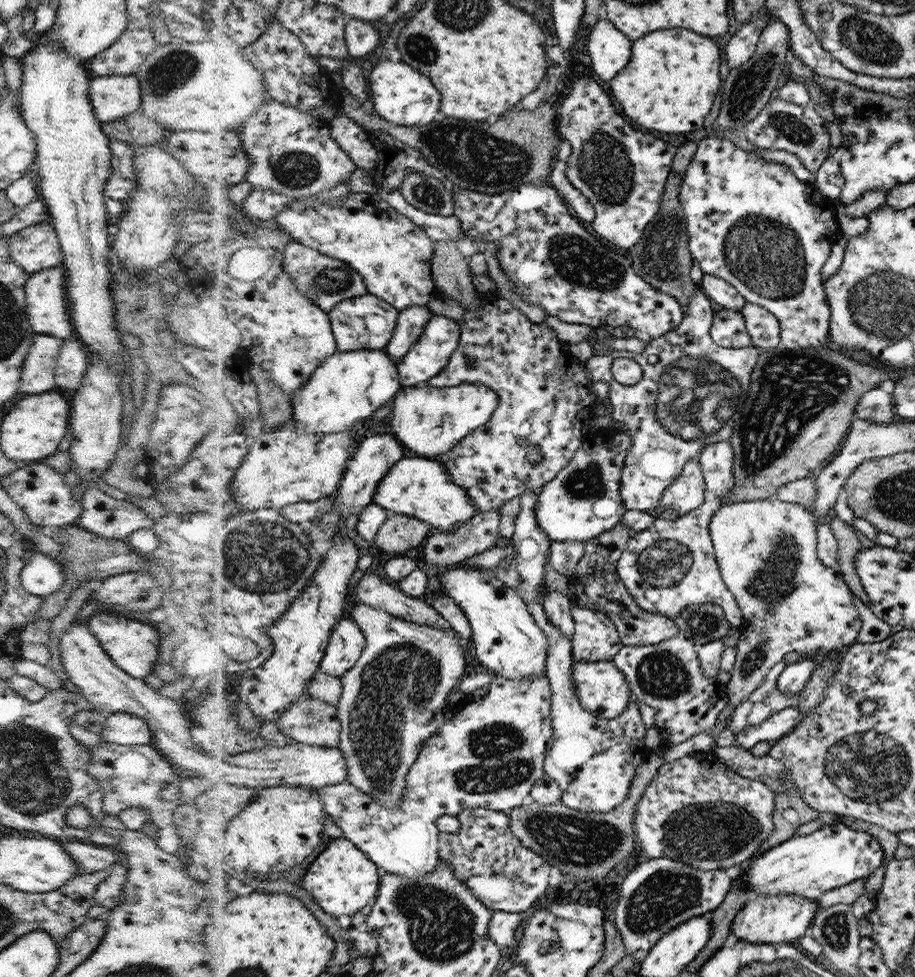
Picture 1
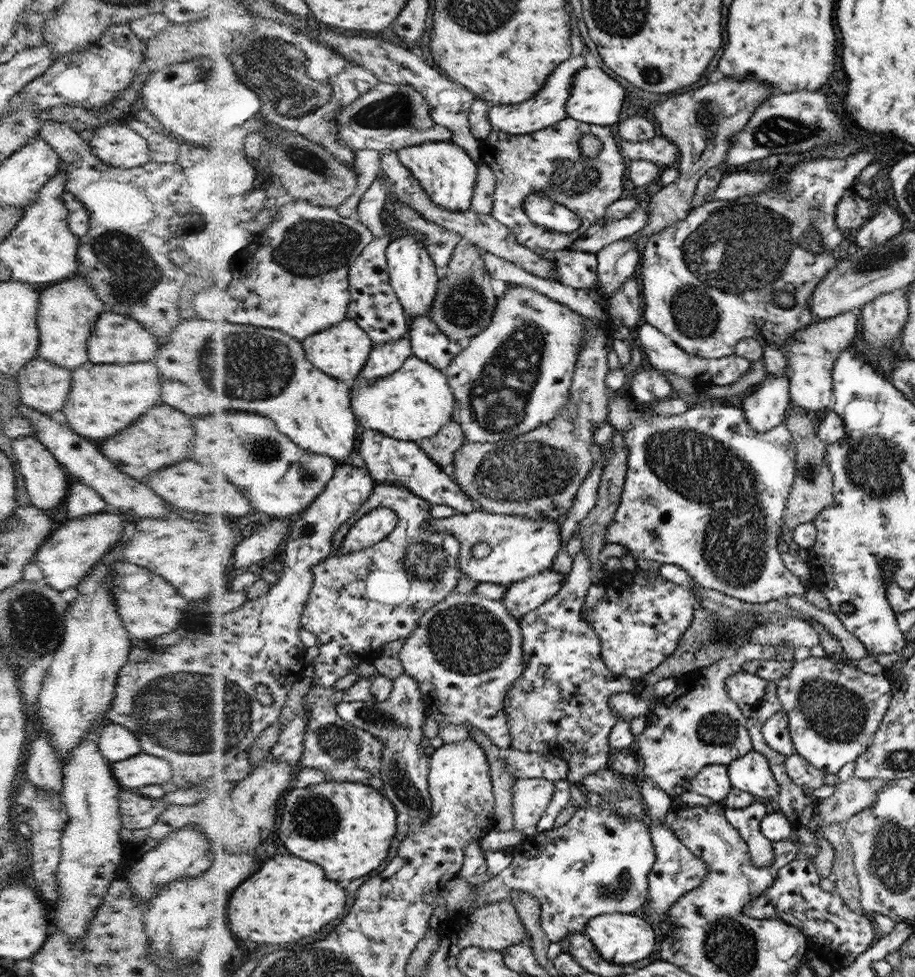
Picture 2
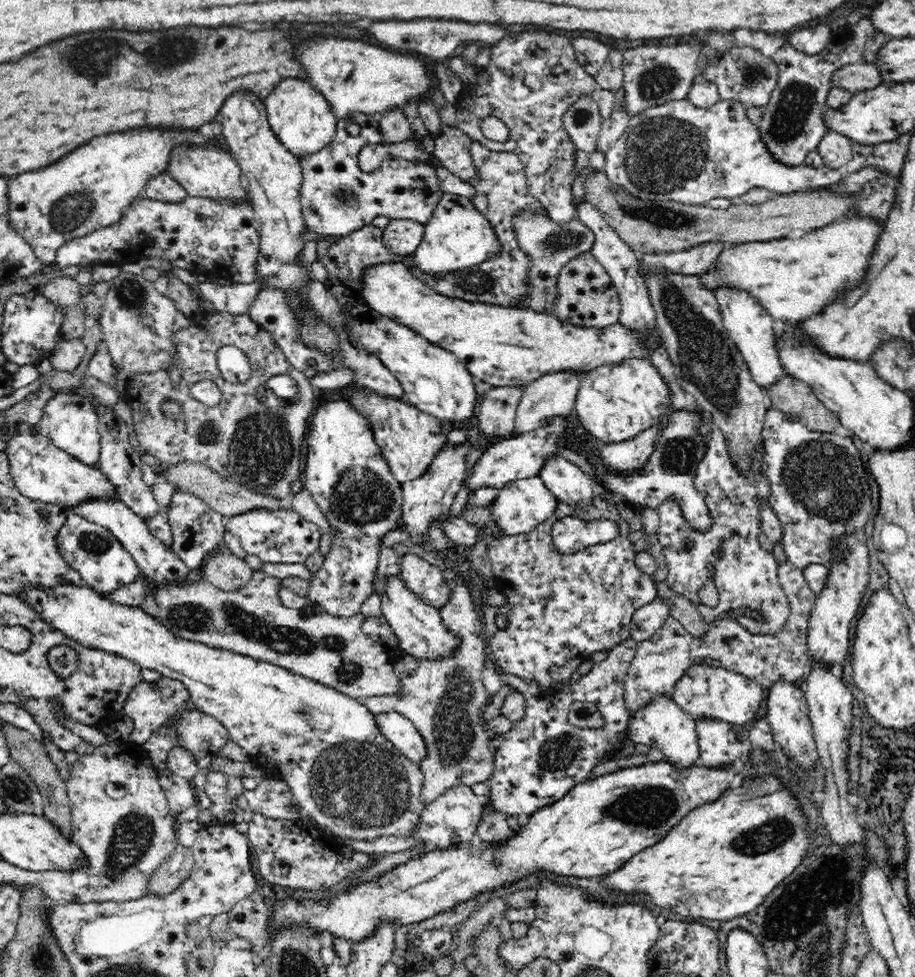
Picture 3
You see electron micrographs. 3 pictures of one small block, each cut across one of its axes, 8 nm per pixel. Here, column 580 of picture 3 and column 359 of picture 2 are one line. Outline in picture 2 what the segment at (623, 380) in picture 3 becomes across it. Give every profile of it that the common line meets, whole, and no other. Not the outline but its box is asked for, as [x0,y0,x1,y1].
[352,354,457,443]

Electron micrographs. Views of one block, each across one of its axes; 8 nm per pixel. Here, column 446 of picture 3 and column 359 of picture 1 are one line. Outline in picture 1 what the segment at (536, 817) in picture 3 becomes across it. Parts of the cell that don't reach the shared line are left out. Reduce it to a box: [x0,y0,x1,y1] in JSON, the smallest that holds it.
[304,837,381,917]

